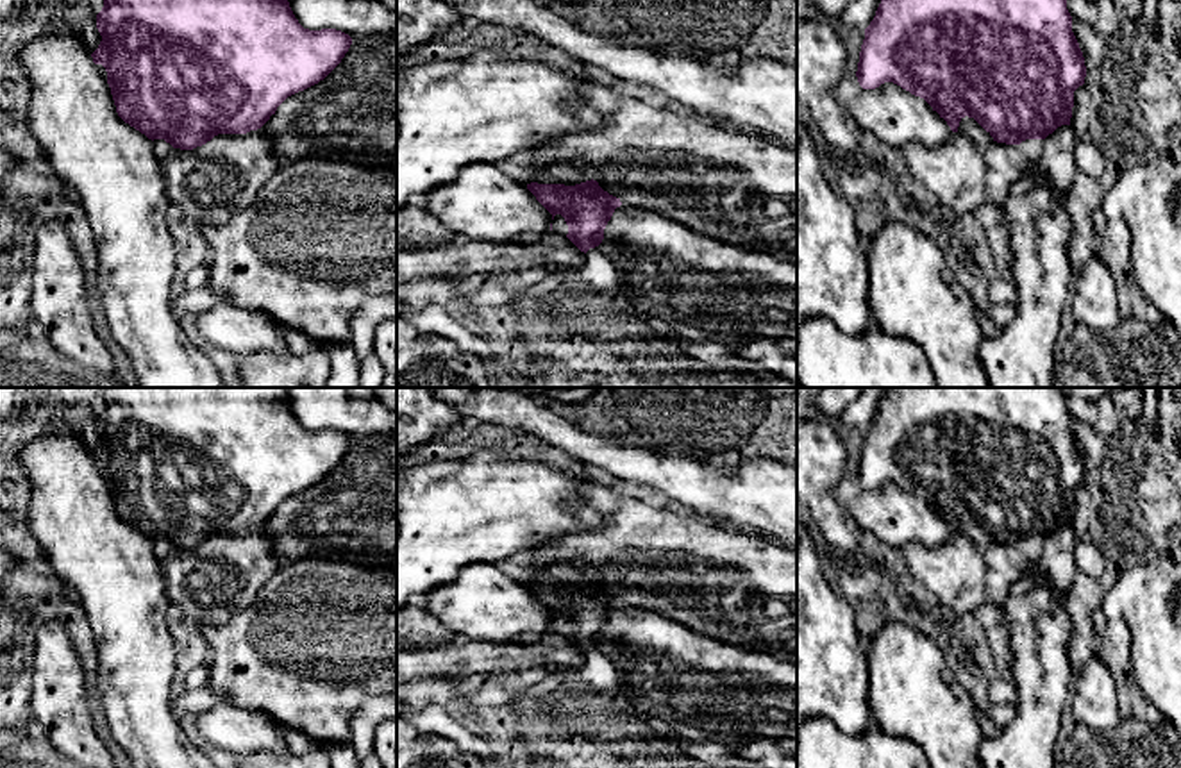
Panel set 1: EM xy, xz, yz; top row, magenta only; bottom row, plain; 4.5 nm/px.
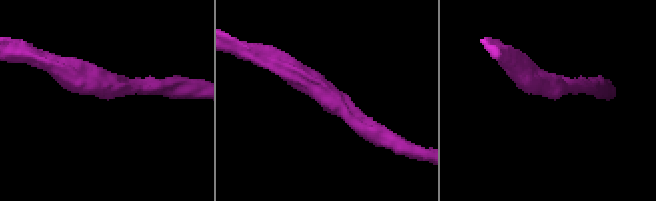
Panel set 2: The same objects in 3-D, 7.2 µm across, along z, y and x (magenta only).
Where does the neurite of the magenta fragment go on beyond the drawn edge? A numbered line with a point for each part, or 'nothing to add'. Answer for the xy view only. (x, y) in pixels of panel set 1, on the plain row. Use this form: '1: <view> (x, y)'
1: xy (161, 549)

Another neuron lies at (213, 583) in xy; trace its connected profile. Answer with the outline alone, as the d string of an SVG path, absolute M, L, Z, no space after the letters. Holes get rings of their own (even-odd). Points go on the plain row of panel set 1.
M263 529L218 534L193 550L159 559L170 602L198 627L222 627L245 611L279 568Z

